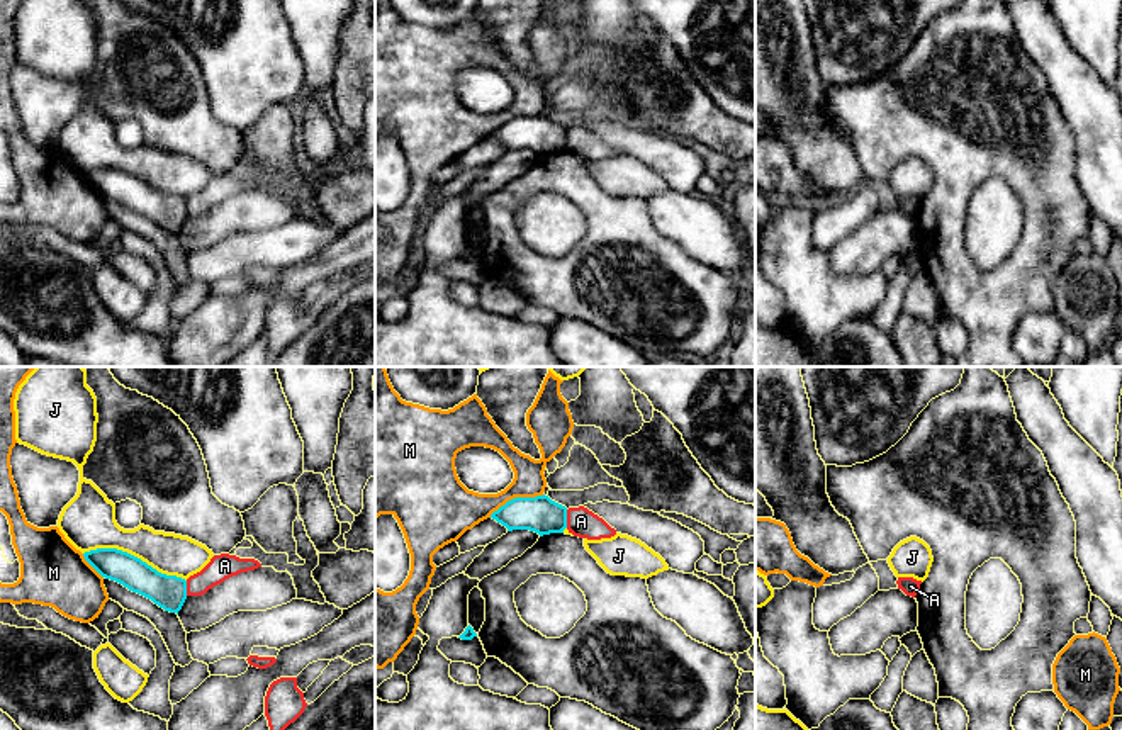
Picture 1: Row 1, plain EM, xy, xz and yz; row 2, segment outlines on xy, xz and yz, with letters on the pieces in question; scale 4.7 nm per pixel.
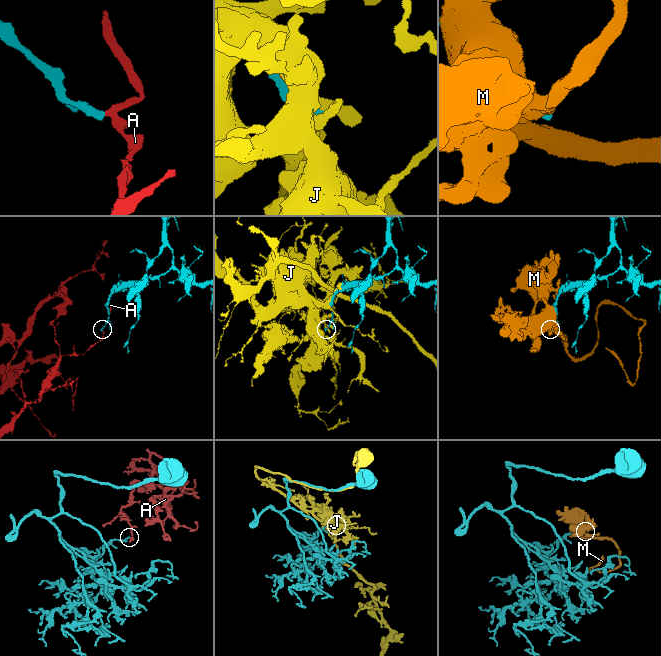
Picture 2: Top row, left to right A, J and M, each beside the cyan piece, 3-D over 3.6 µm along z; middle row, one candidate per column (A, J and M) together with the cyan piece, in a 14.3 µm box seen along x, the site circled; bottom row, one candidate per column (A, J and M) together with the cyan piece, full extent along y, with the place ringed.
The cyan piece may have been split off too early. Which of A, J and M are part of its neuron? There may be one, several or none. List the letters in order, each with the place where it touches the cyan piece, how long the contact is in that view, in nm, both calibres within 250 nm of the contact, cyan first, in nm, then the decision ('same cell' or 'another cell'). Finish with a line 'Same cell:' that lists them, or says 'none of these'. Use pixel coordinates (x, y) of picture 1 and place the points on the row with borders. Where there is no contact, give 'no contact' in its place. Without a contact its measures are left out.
A: xz (566, 518) | 90 nm | 170/140 nm | another cell
J: xy (133, 555) | 500 nm | 160/240 nm | another cell
M: xz (516, 498) | 280 nm | 170/180 nm | another cell
Same cell: none of these

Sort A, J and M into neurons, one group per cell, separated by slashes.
A / J / M

